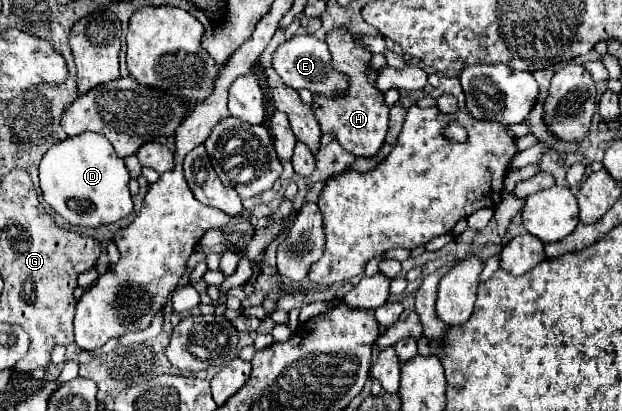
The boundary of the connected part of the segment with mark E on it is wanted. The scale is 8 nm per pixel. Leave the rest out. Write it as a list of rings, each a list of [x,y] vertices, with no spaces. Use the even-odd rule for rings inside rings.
[[[313,35],[291,37],[283,45],[279,45],[273,53],[273,69],[293,89],[305,87],[313,93],[343,93],[343,89],[347,89],[347,79],[331,69],[331,55],[325,41],[319,41]]]

